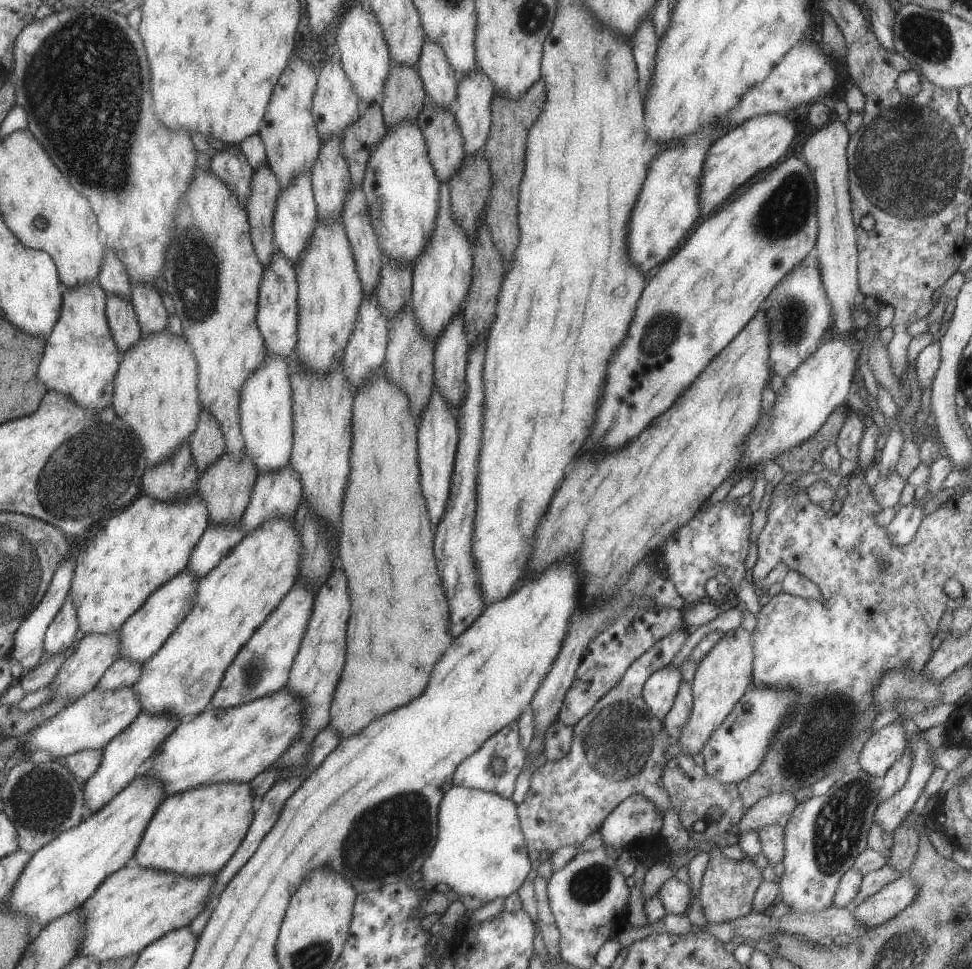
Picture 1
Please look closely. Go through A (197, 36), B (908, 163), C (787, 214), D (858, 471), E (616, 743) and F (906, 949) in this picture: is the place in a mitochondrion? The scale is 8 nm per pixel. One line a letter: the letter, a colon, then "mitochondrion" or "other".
A: other
B: mitochondrion
C: mitochondrion
D: other
E: mitochondrion
F: mitochondrion

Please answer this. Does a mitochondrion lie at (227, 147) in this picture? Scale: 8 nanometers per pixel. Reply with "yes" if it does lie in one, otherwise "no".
no

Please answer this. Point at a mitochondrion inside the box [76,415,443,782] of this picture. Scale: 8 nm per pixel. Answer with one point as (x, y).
(252, 670)

